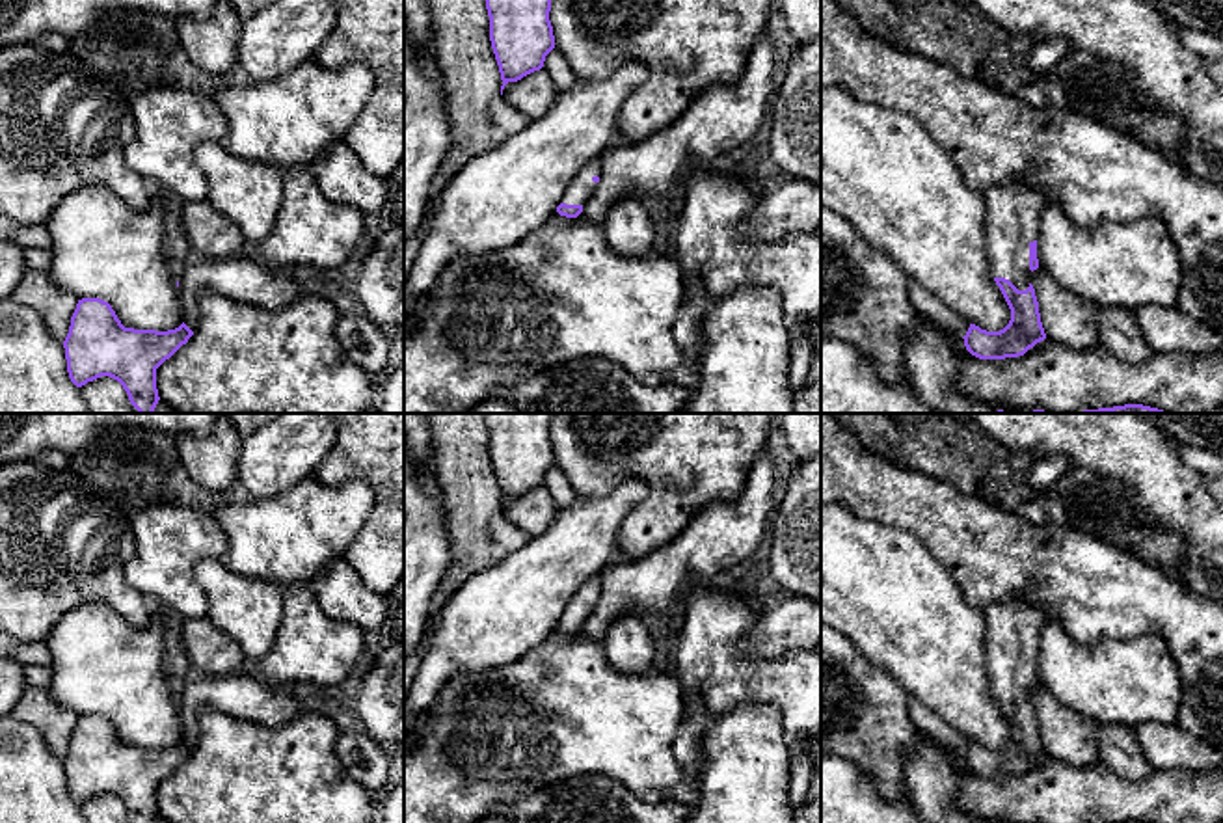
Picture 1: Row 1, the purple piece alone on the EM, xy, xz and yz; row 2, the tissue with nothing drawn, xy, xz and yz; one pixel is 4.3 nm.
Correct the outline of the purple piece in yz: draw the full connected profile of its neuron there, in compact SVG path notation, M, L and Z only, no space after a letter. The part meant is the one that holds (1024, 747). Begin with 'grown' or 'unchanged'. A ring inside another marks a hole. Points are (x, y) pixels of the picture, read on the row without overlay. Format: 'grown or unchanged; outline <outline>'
grown; outline M1028 598L996 601L983 611L987 674L990 691L1011 726L1011 737L1000 749L970 741L962 756L966 767L979 776L1018 775L1046 756L1035 706L1029 698L1029 691L1039 685L1039 635L1046 614Z

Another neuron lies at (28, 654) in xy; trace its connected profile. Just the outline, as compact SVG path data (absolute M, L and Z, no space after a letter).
M0 633L0 657L13 659L22 667L50 667L52 663L43 641L24 642L7 633Z

